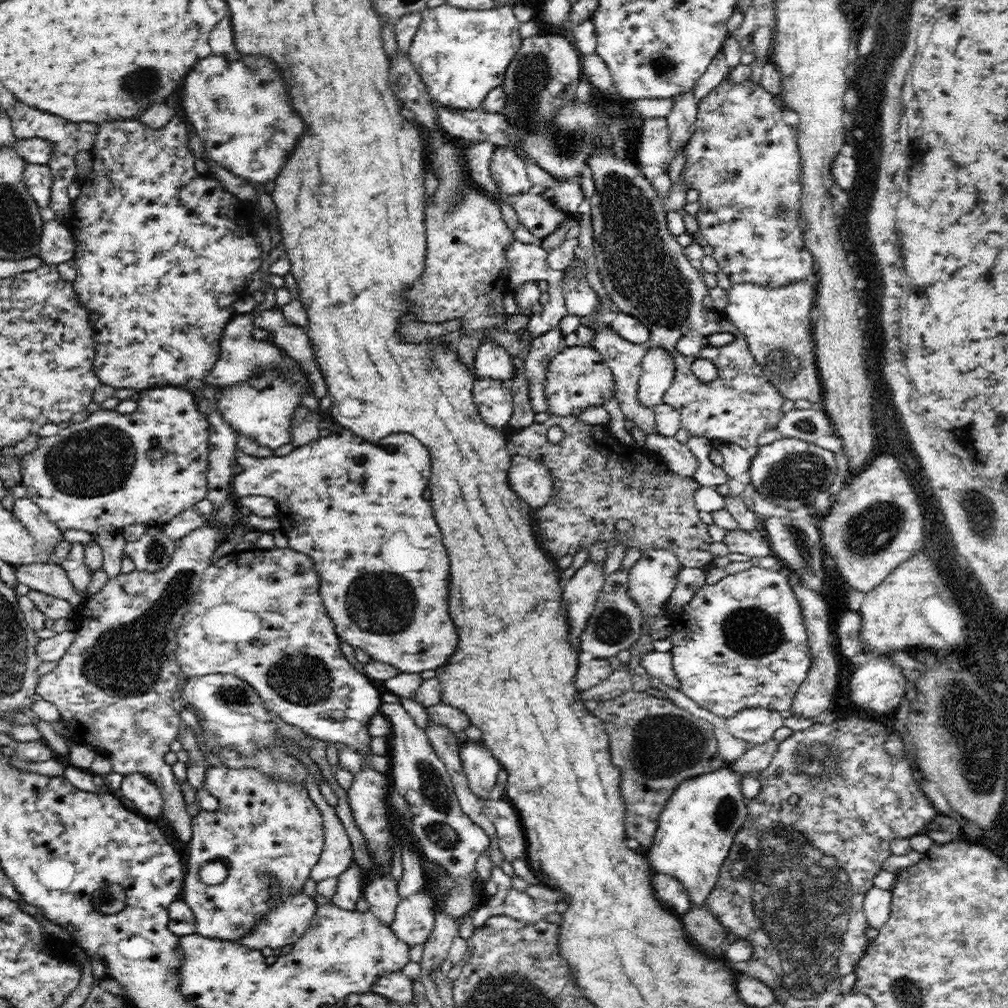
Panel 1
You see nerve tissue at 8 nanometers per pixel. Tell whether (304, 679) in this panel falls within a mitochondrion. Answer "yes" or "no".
yes

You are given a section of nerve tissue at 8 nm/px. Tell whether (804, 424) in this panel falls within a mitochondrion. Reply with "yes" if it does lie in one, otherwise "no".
yes

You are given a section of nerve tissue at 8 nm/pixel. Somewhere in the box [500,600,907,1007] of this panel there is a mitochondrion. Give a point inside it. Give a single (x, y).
(804, 902)

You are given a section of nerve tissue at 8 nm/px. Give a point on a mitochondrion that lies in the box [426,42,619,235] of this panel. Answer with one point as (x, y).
(533, 72)

